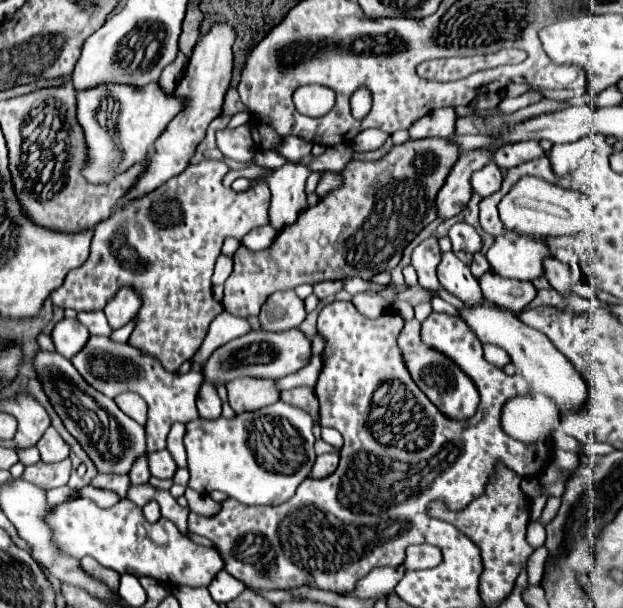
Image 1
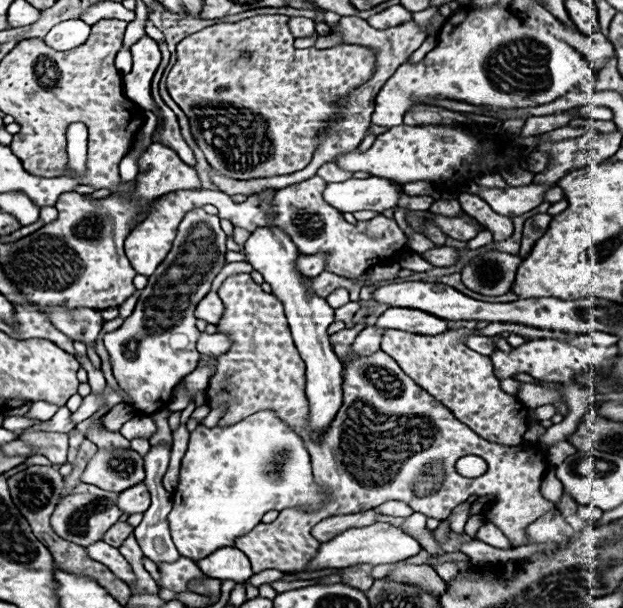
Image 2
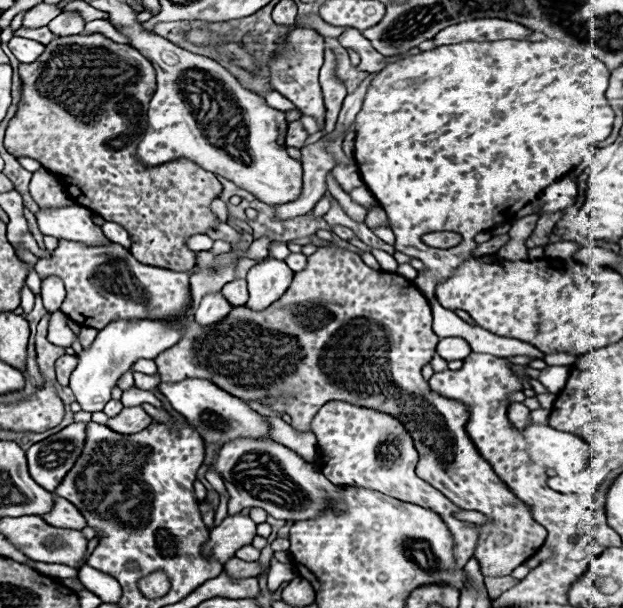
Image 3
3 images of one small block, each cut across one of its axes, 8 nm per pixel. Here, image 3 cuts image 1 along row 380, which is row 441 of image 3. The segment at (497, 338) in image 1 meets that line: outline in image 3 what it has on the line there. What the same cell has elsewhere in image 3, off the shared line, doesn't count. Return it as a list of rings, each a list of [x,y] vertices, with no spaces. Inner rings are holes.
[[[528,426],[524,438],[532,460],[542,462],[558,476],[578,474],[588,466],[592,448],[576,434],[560,432],[550,426]]]

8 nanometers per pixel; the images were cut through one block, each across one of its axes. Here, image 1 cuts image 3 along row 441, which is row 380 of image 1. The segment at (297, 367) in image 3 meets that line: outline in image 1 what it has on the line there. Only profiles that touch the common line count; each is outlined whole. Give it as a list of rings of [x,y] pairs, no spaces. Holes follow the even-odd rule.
[[[410,320],[404,324],[404,328],[398,336],[398,346],[402,350],[404,364],[412,376],[412,380],[440,412],[444,412],[452,420],[468,420],[470,416],[474,416],[478,402],[480,402],[474,382],[450,358],[446,358],[444,354],[440,354],[420,342],[420,322],[418,320]]]

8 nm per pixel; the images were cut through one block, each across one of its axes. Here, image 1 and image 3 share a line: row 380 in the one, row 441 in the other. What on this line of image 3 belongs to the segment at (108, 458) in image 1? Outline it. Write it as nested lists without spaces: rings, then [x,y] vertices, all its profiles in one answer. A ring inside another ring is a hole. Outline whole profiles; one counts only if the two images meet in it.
[[[72,422],[64,430],[48,436],[46,440],[30,446],[26,452],[32,478],[42,488],[54,492],[62,478],[80,458],[86,444],[86,424]]]

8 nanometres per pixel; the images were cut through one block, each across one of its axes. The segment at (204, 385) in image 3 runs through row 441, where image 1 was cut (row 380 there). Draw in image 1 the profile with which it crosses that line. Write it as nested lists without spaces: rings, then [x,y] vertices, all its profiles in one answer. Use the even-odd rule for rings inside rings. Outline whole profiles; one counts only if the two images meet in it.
[[[254,330],[240,338],[234,338],[226,342],[224,346],[216,348],[210,358],[202,366],[204,380],[210,384],[226,384],[226,380],[236,380],[238,376],[262,376],[262,378],[282,378],[290,372],[300,370],[308,364],[312,352],[310,352],[310,340],[300,330],[286,330],[286,332],[266,332],[266,330]]]

